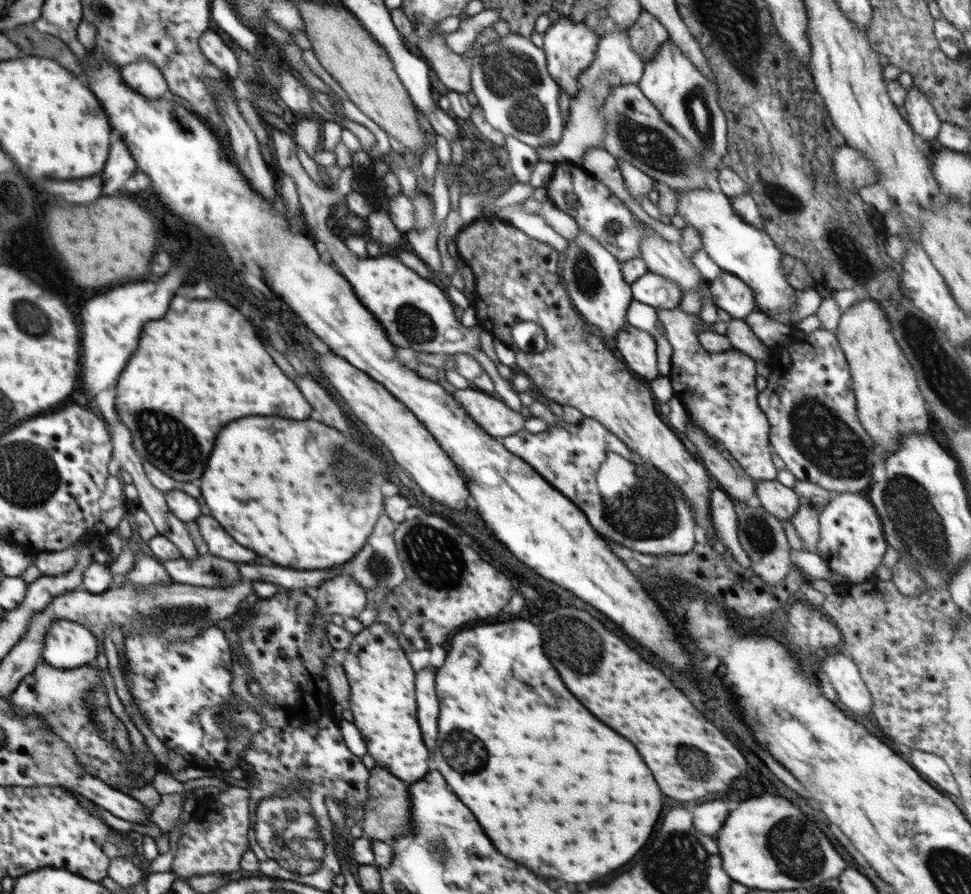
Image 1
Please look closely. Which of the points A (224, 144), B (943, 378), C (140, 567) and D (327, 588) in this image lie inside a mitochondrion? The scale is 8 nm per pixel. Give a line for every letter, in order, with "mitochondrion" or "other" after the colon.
A: other
B: mitochondrion
C: other
D: other

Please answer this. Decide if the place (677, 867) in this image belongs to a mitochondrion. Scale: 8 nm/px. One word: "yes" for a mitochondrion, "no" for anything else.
yes

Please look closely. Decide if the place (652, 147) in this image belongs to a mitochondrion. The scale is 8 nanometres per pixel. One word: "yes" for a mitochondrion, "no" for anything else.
yes

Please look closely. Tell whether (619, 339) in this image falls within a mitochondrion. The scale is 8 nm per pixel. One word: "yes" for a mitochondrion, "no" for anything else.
no

